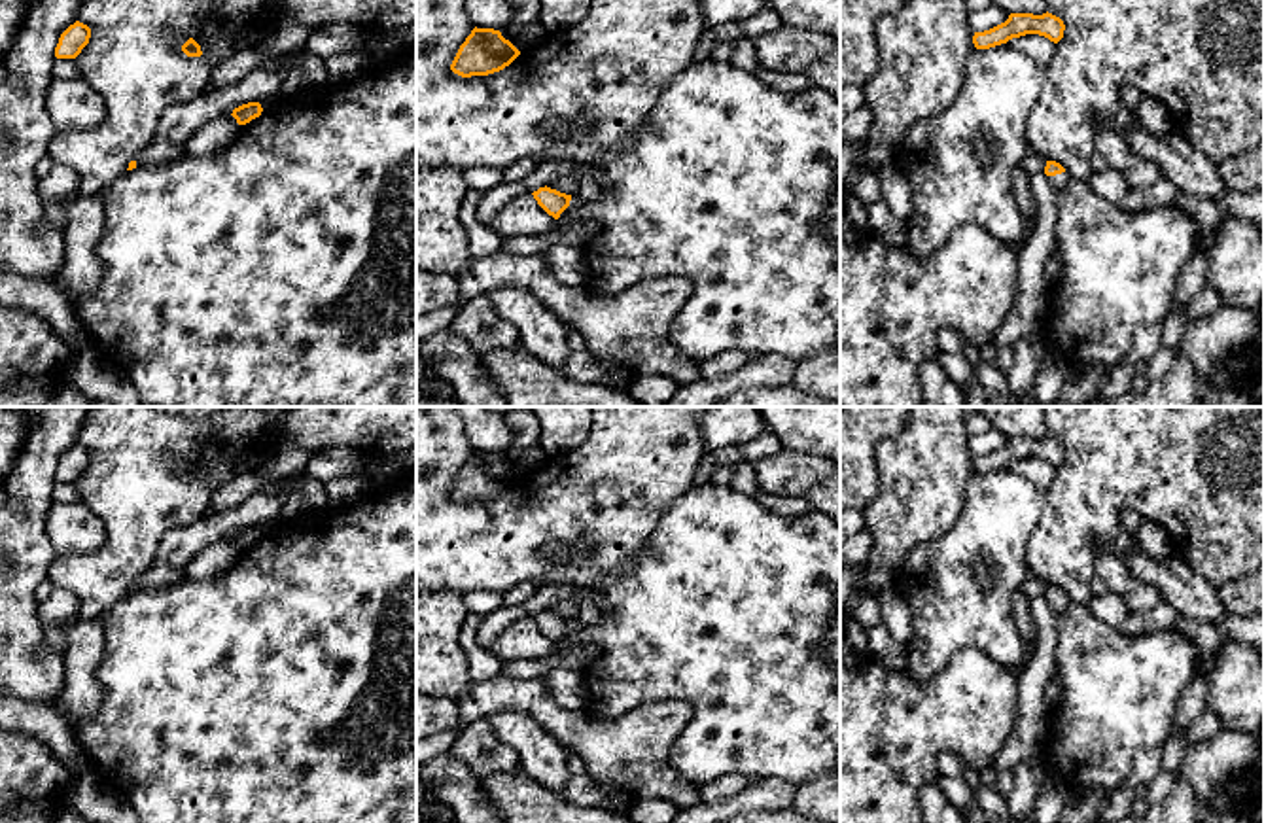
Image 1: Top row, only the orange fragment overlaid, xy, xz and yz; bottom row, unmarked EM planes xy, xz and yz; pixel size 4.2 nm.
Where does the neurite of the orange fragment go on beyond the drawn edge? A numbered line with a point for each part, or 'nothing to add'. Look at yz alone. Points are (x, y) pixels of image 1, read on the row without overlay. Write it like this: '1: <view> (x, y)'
1: yz (1058, 606)

